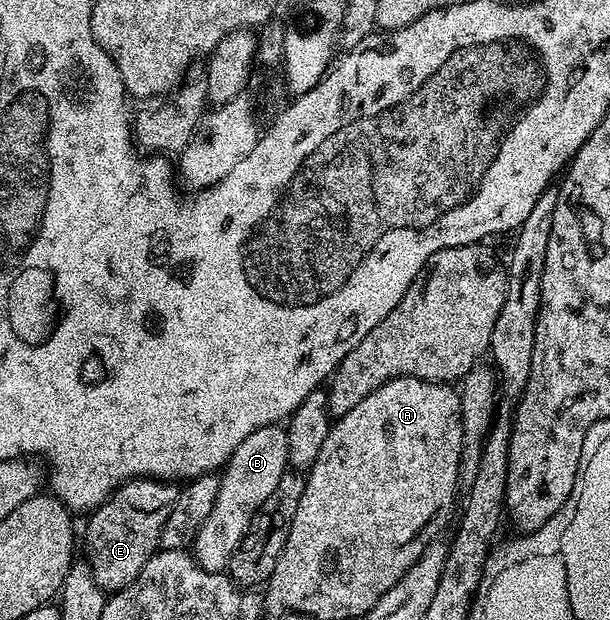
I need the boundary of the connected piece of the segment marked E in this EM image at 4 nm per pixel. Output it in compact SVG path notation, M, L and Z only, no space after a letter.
M131 479L129 483L123 483L123 485L118 488L101 507L96 508L95 511L91 512L91 514L87 516L88 528L85 529L84 535L82 531L82 547L84 543L84 551L86 554L88 554L88 556L86 556L86 562L88 566L92 568L92 572L94 573L94 581L106 593L115 593L129 587L130 584L133 583L133 581L135 581L138 577L138 573L142 573L142 569L146 565L146 561L150 561L150 557L156 554L158 548L160 547L162 525L166 525L166 517L170 517L170 509L174 509L176 493L177 488L168 481L161 481L158 479Z

